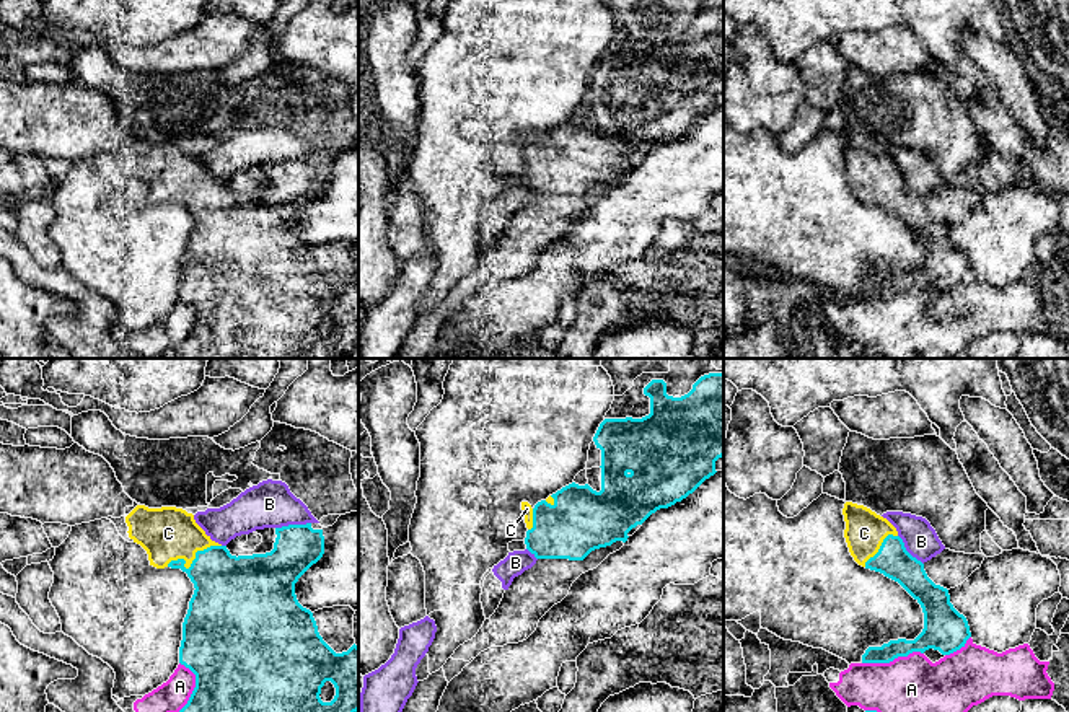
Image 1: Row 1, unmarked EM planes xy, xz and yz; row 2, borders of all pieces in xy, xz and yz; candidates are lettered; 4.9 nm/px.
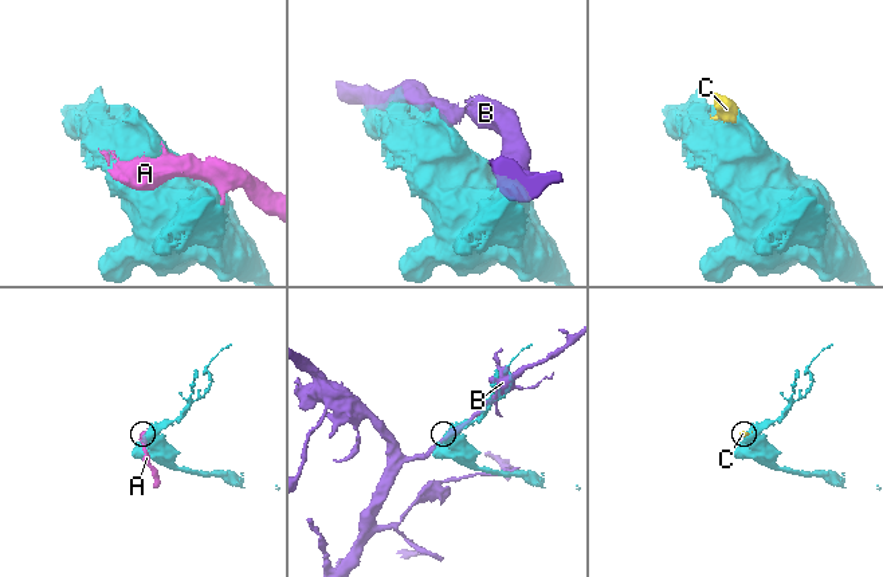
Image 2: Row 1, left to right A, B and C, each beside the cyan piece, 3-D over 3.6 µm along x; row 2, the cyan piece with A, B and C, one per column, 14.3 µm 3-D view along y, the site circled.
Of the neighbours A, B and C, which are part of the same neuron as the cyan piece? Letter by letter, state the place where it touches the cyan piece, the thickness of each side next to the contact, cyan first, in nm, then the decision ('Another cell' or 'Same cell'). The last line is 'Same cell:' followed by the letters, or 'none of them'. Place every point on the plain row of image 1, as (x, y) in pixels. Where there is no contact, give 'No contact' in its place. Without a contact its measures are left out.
A: Touches cyan at yz (892, 295). Thickness 130 nm (cyan) against 380 nm. Another cell
B: Touches cyan at xy (292, 160). Thickness 220 nm (cyan) against 240 nm. Another cell
C: Touches cyan at xy (193, 196). Thickness 380 nm (cyan) against 260 nm. Same cell
Same cell: C

